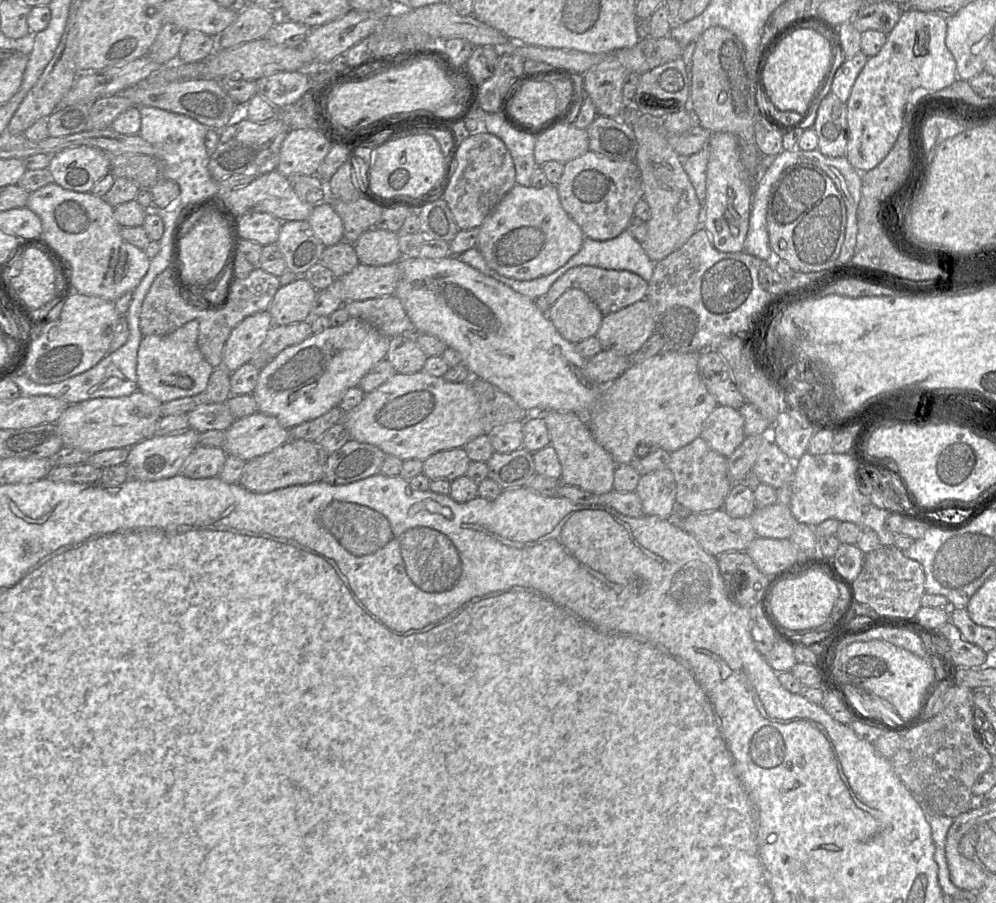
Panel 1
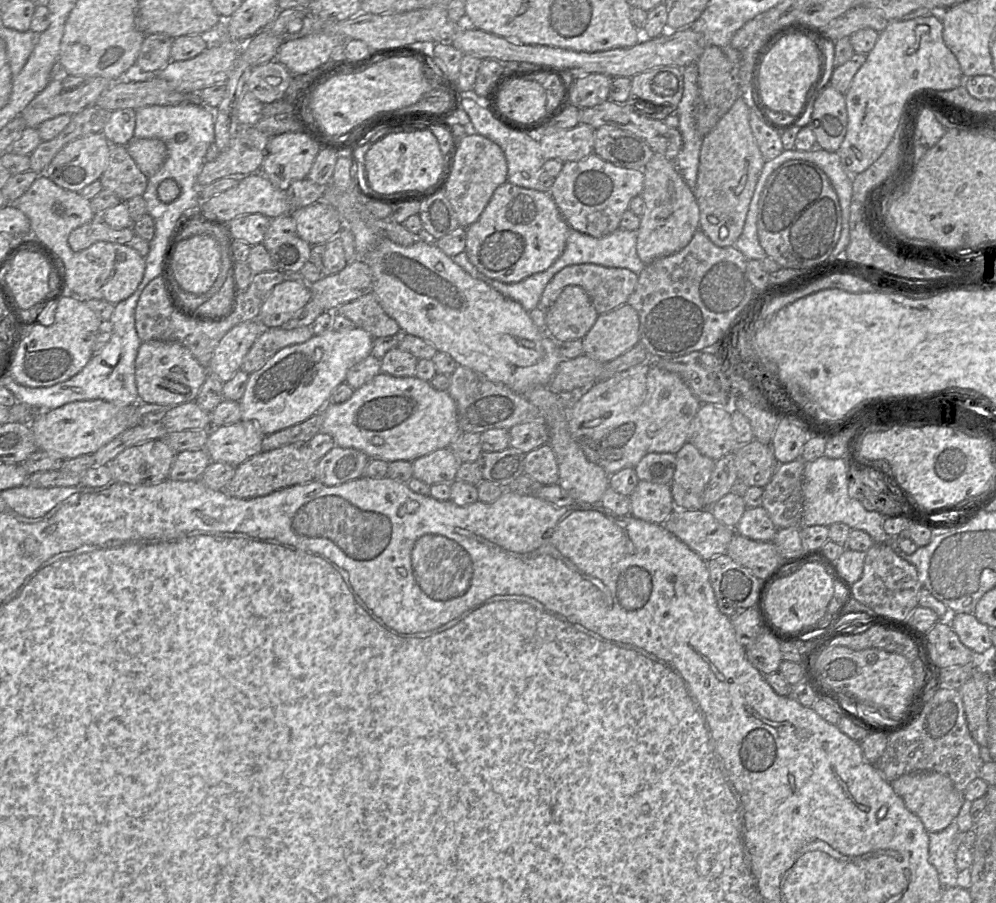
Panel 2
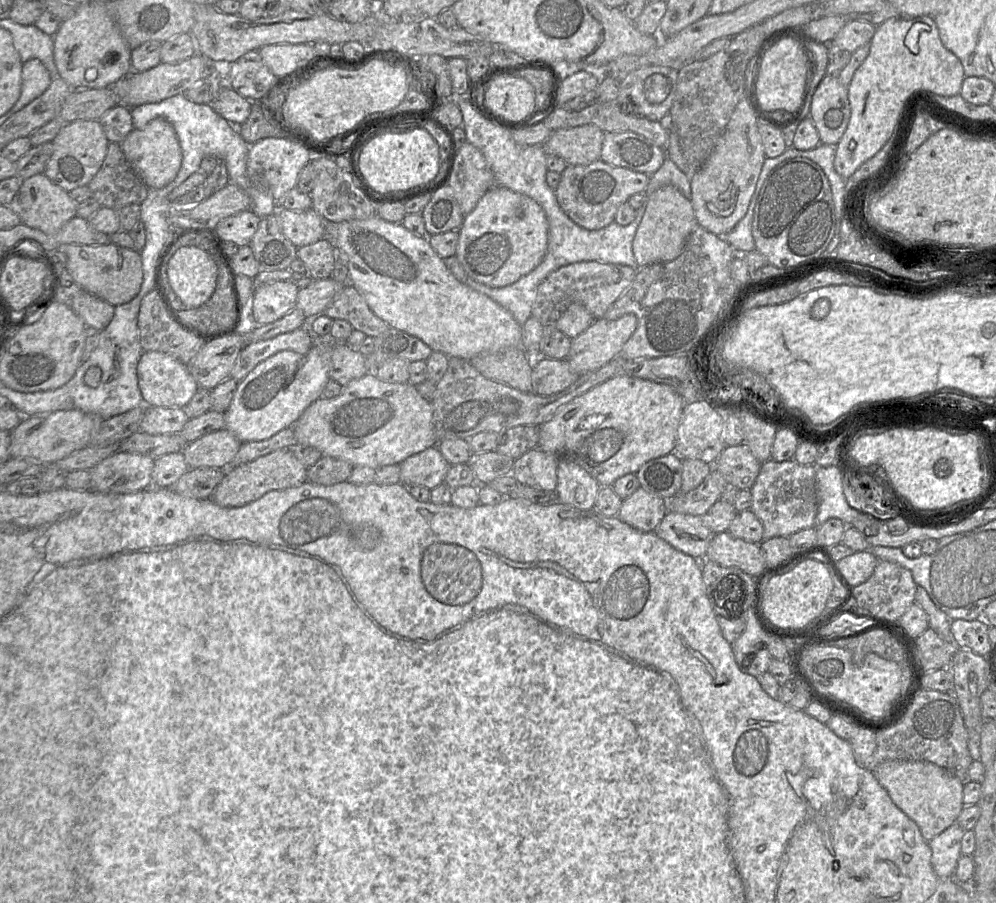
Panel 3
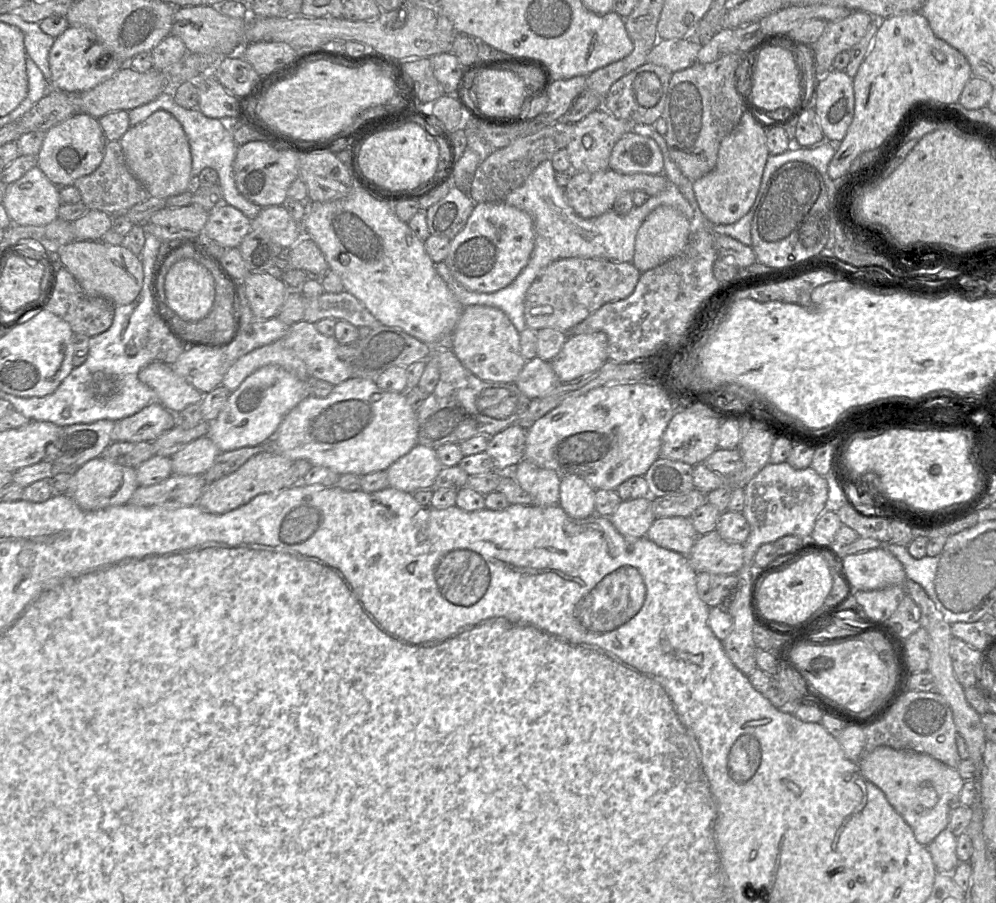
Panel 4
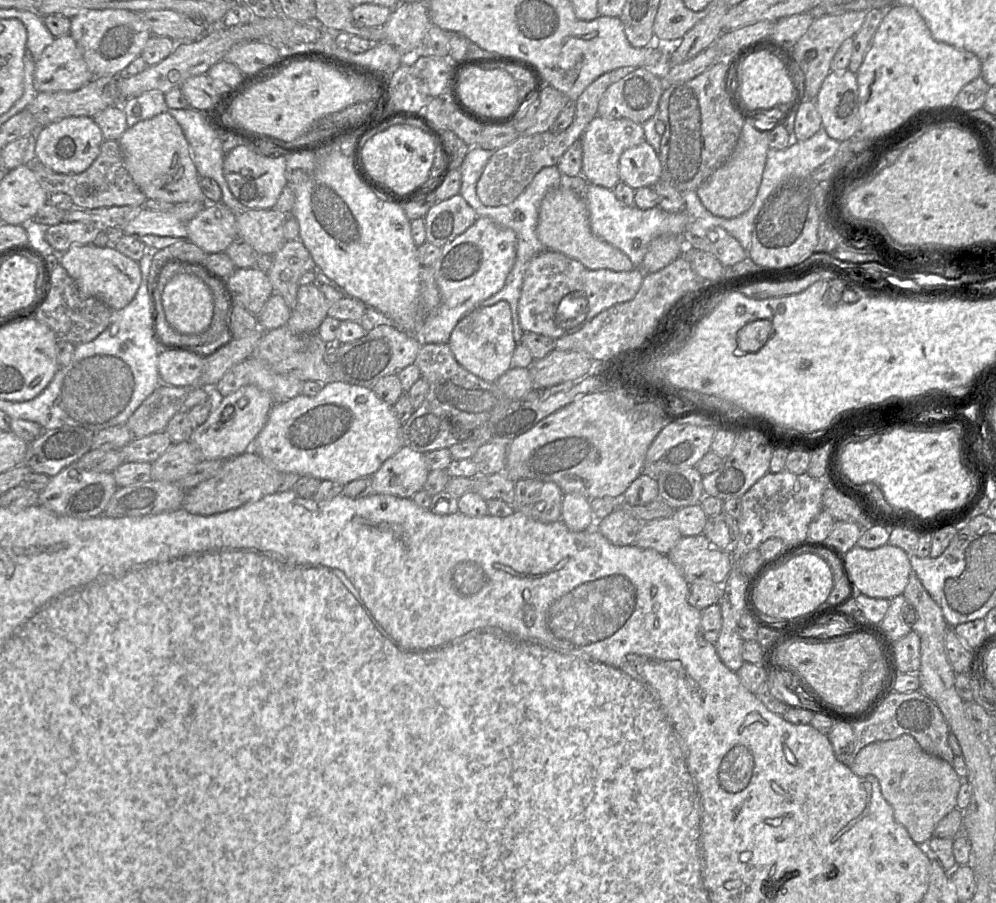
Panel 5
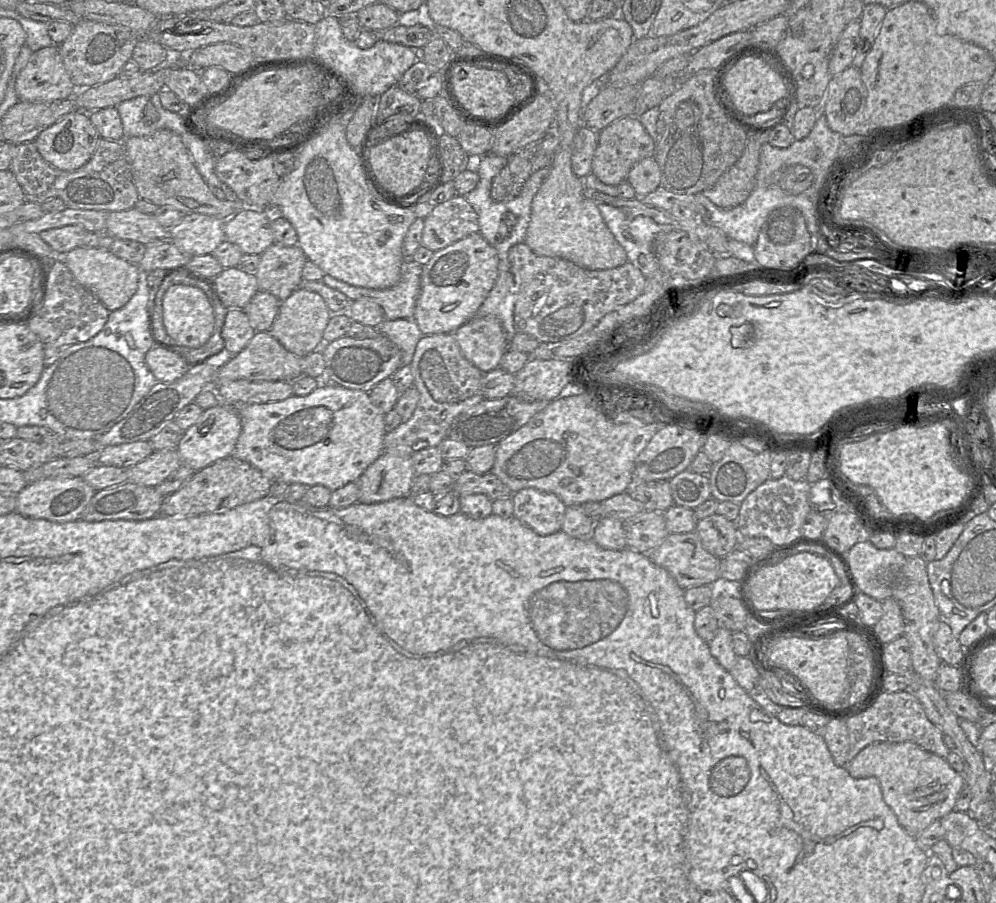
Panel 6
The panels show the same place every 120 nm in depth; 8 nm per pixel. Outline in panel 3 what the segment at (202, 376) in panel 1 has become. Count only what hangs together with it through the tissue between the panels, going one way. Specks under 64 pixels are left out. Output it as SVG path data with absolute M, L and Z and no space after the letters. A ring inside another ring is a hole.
M157 351L142 353L137 366L137 378L145 406L184 409L199 389L186 364Z

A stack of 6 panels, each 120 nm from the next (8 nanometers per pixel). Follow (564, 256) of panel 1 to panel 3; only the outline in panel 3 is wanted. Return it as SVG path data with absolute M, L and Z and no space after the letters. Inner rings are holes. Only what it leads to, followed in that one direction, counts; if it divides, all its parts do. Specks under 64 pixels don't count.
M494 185L479 200L472 212L464 217L459 231L456 257L467 274L490 287L505 287L534 270L544 259L548 248L549 224L543 208L531 197Z

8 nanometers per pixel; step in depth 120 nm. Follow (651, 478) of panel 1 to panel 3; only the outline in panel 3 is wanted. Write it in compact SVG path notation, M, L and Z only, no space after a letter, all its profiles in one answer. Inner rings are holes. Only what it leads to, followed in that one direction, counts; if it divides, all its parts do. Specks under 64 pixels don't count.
M639 487L622 501L618 517L639 531L654 532L667 512L667 500Z

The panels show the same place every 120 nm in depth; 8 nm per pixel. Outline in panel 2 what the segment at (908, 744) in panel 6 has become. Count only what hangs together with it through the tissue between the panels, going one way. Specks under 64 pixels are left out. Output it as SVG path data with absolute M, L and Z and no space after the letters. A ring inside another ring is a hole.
M933 771L904 774L890 783L907 809L920 818L929 833L942 831L949 826L965 801L964 792L958 791L948 776Z

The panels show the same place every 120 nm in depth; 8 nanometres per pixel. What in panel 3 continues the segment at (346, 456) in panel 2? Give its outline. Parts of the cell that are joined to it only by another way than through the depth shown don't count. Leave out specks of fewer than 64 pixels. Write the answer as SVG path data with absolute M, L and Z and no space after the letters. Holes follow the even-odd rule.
M322 456L307 470L307 481L319 485L334 485L347 481L353 466L341 459Z

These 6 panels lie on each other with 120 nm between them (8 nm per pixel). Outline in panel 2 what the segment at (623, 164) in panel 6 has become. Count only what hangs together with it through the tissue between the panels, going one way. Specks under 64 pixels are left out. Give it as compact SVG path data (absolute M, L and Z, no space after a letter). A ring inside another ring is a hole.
M579 123L570 129L561 129L539 136L544 160L579 161L594 152L595 128Z

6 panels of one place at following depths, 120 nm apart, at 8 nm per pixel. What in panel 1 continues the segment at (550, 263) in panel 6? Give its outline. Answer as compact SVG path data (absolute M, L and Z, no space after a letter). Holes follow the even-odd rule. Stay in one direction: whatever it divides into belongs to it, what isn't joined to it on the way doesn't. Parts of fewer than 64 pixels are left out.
M580 265L569 269L551 285L546 293L546 301L549 306L552 306L570 288L583 290L605 316L643 300L647 294L648 282L639 275L627 270L612 270Z

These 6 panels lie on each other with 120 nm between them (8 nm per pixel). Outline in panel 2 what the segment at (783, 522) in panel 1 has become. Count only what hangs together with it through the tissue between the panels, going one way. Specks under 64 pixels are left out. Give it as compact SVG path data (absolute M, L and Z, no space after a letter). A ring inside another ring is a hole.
M762 506L746 508L734 529L735 533L756 541L772 541L778 531Z

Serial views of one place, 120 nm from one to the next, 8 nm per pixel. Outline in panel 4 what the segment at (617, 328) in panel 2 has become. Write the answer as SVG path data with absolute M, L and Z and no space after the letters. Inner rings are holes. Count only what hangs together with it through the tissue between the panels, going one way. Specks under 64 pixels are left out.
M593 332L569 335L550 363L560 383L568 383L597 371L607 360L608 337Z

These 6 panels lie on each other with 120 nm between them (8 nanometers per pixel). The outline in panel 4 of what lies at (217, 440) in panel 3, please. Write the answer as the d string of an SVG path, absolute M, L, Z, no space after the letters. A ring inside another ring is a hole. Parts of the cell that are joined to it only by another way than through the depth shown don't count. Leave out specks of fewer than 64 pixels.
M208 436L198 438L170 457L172 473L204 475L219 454L219 449Z

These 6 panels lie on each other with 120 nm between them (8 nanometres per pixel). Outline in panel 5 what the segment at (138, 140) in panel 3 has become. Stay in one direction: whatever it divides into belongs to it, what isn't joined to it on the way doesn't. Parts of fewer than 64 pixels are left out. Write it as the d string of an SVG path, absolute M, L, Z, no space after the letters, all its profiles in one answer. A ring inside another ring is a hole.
M160 113L128 127L118 140L124 167L147 199L170 203L205 201L184 133L173 116Z

